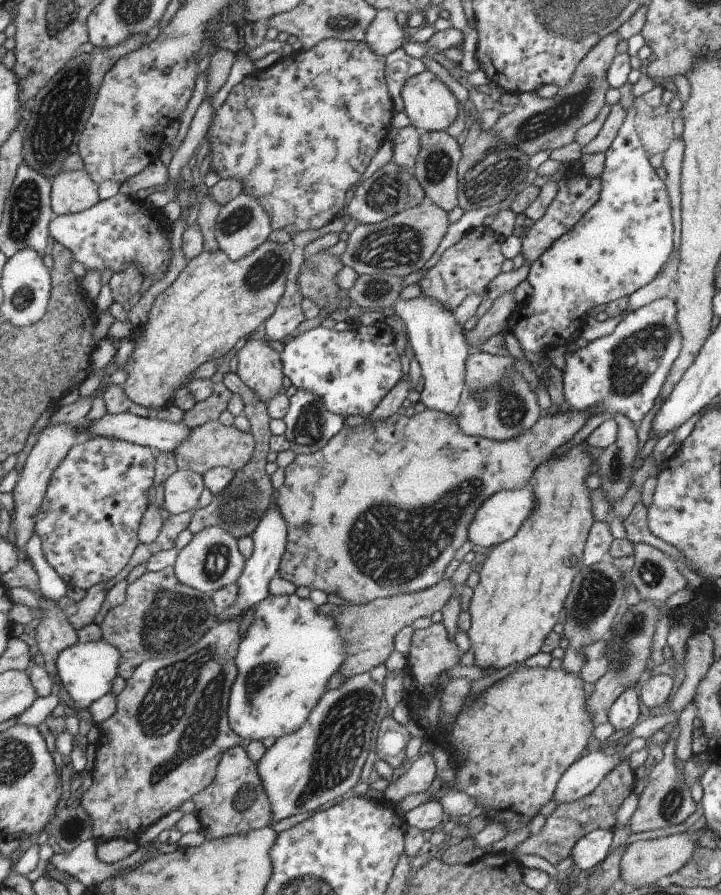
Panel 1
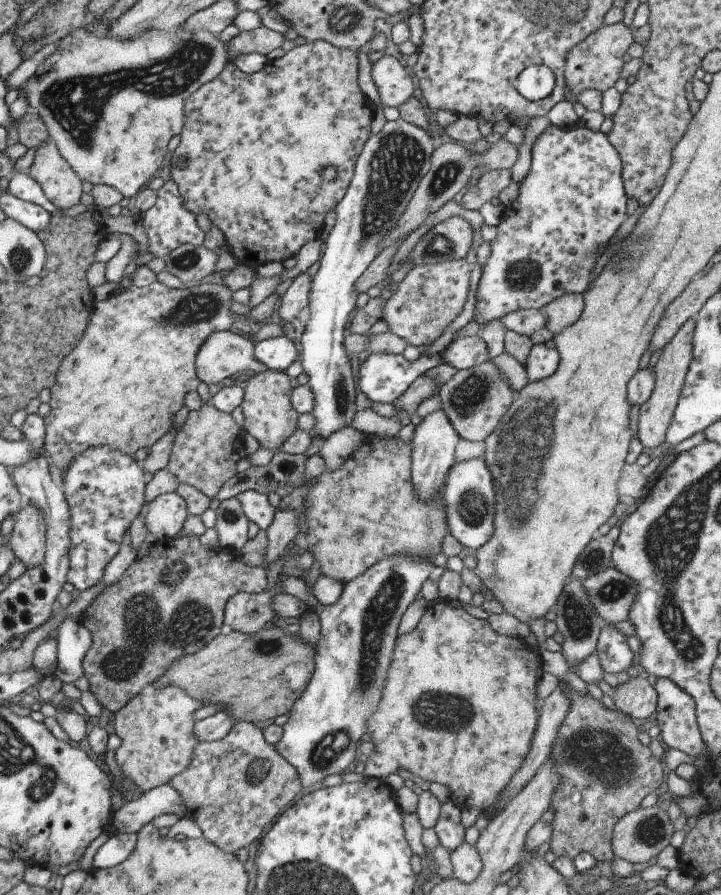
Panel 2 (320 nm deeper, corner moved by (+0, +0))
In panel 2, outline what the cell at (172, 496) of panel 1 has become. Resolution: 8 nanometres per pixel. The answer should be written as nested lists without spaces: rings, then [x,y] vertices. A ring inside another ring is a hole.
[[[175,493],[157,496],[144,512],[142,521],[146,530],[157,540],[173,538],[187,517],[185,502]]]

